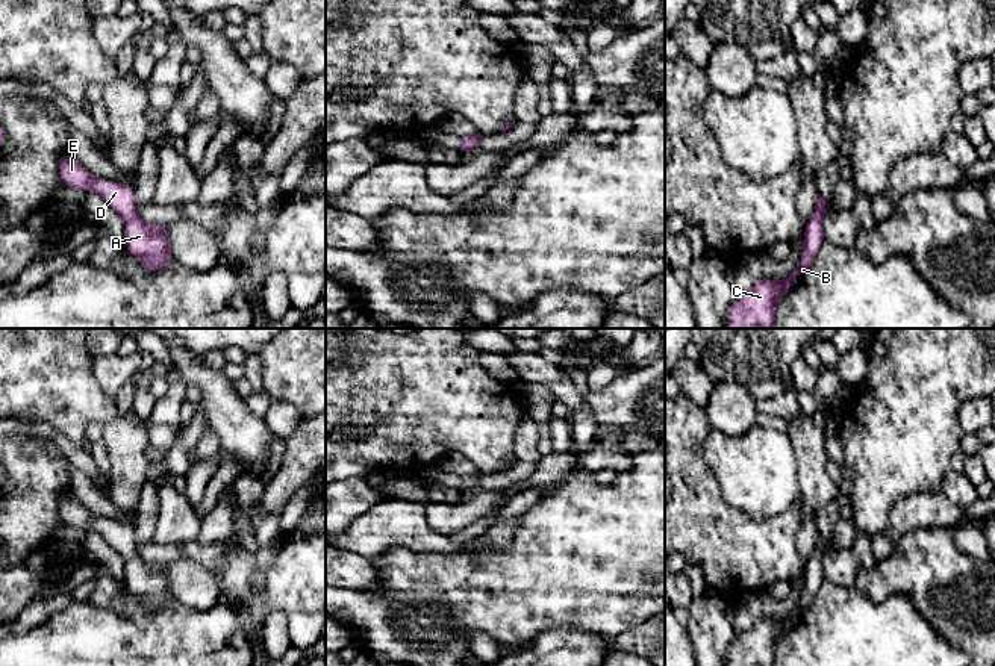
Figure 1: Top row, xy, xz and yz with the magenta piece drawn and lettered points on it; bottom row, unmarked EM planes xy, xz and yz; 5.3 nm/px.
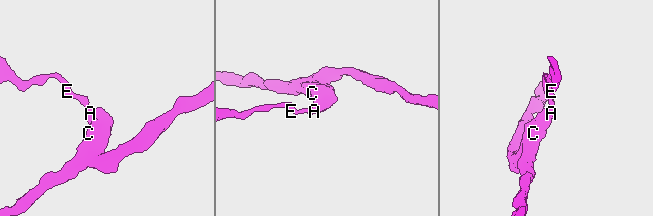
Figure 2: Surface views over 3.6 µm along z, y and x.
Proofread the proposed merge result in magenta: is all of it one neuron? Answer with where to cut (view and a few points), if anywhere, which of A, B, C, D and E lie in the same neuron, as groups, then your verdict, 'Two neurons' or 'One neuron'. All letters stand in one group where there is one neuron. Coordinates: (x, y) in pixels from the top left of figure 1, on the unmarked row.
No split. Groups: A B C D E. One neuron

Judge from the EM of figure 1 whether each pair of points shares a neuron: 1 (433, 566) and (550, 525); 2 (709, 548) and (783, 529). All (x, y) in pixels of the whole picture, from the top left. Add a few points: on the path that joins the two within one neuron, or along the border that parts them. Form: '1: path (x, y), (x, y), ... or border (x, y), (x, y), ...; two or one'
1: path (462, 572), (503, 572), (521, 554); one
2: path (727, 548), (765, 547); one

